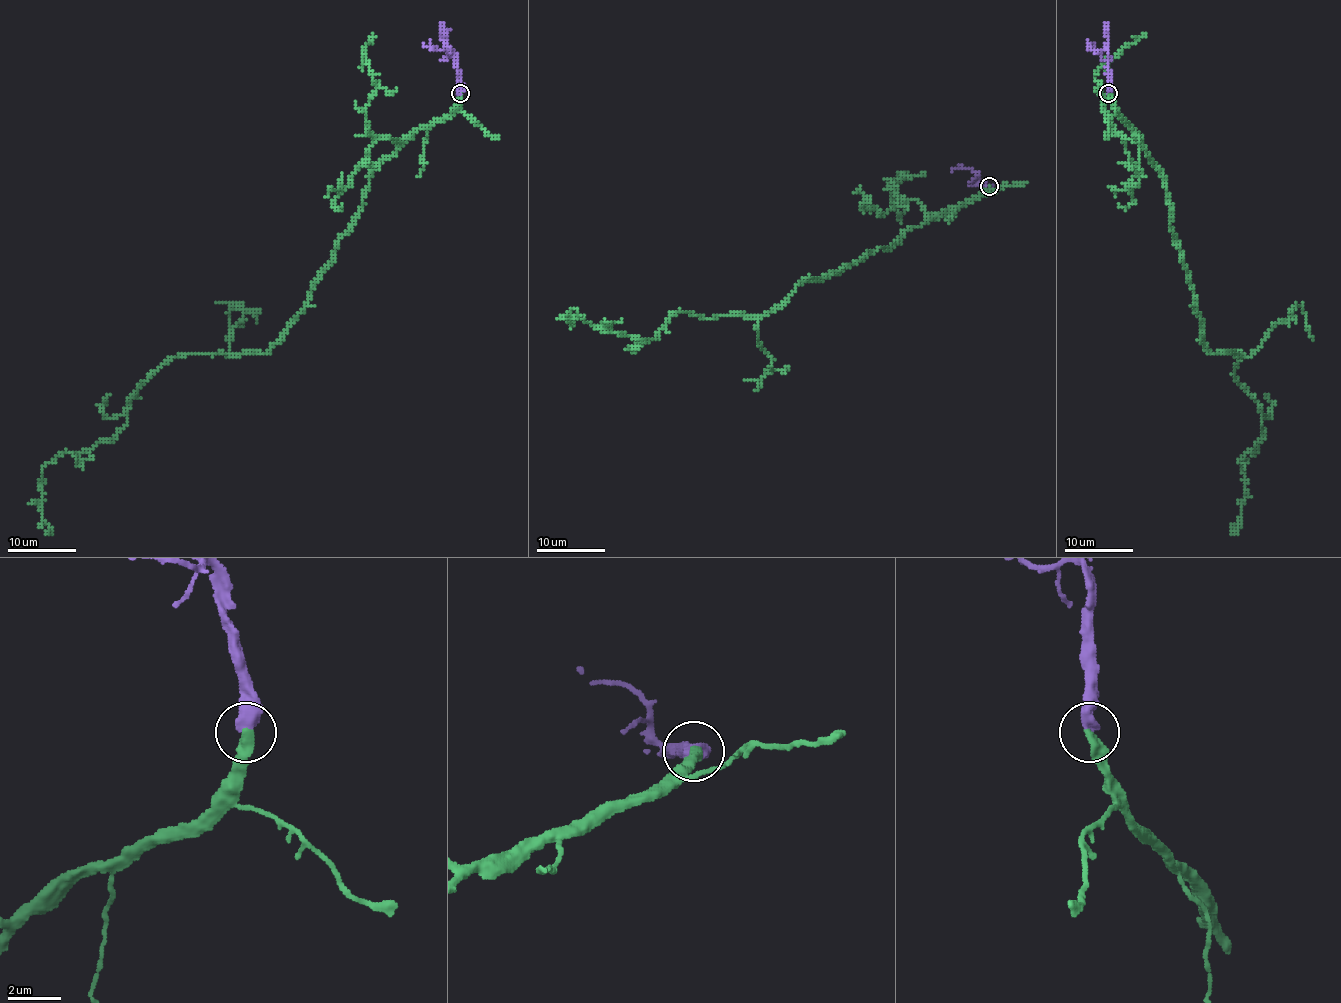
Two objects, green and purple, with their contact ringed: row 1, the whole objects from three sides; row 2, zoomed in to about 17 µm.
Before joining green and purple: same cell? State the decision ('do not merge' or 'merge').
merge

